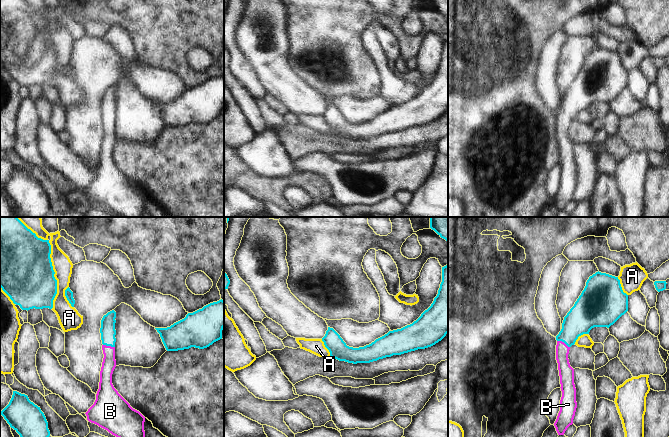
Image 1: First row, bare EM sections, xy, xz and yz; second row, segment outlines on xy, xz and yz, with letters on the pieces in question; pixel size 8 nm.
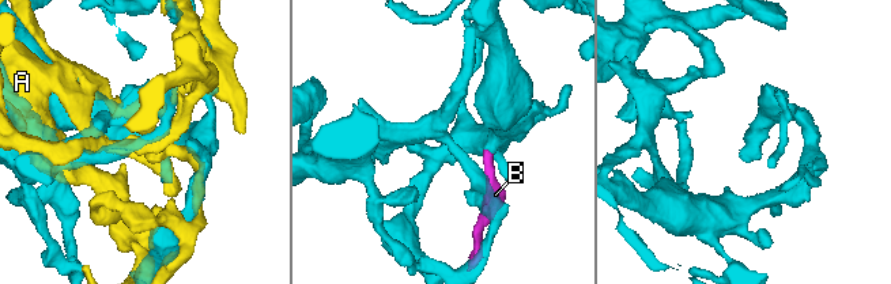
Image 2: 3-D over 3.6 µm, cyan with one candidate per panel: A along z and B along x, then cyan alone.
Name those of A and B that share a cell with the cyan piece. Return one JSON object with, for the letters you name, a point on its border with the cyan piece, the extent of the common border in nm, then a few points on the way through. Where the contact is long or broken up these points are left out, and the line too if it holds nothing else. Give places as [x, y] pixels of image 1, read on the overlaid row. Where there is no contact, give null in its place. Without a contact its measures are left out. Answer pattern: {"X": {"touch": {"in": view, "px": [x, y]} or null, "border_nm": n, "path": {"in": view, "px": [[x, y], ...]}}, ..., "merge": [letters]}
{"B": {"touch": {"in": "yz", "px": [563, 341]}, "border_nm": 120, "path": {"in": "yz", "px": [[582, 317], [572, 327], [563, 341], [563, 366], [566, 372]]}}, "merge": ["B"]}

